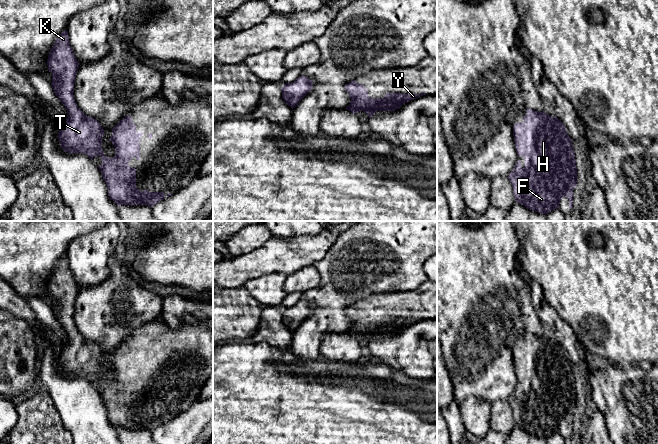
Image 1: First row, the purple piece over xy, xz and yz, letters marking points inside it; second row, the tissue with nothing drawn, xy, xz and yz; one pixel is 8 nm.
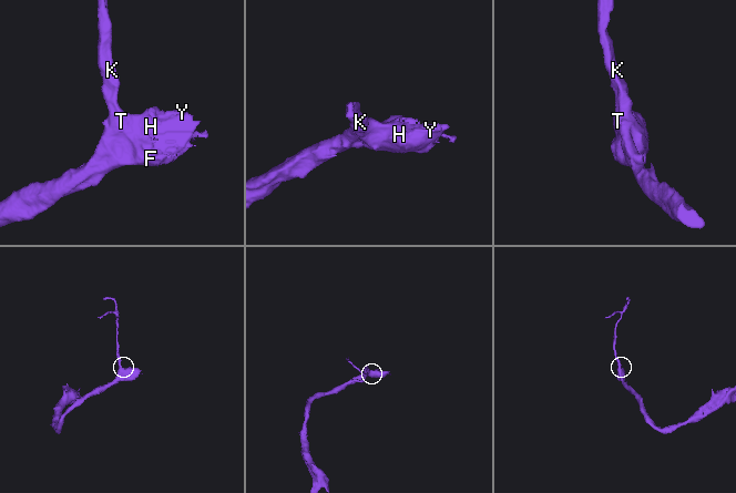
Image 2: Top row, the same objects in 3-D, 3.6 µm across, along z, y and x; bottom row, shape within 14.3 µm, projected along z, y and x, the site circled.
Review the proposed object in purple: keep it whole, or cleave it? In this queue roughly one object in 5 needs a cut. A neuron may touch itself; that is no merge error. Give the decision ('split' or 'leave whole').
leave whole

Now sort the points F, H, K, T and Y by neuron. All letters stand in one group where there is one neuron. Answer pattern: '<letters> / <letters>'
F H K T Y

